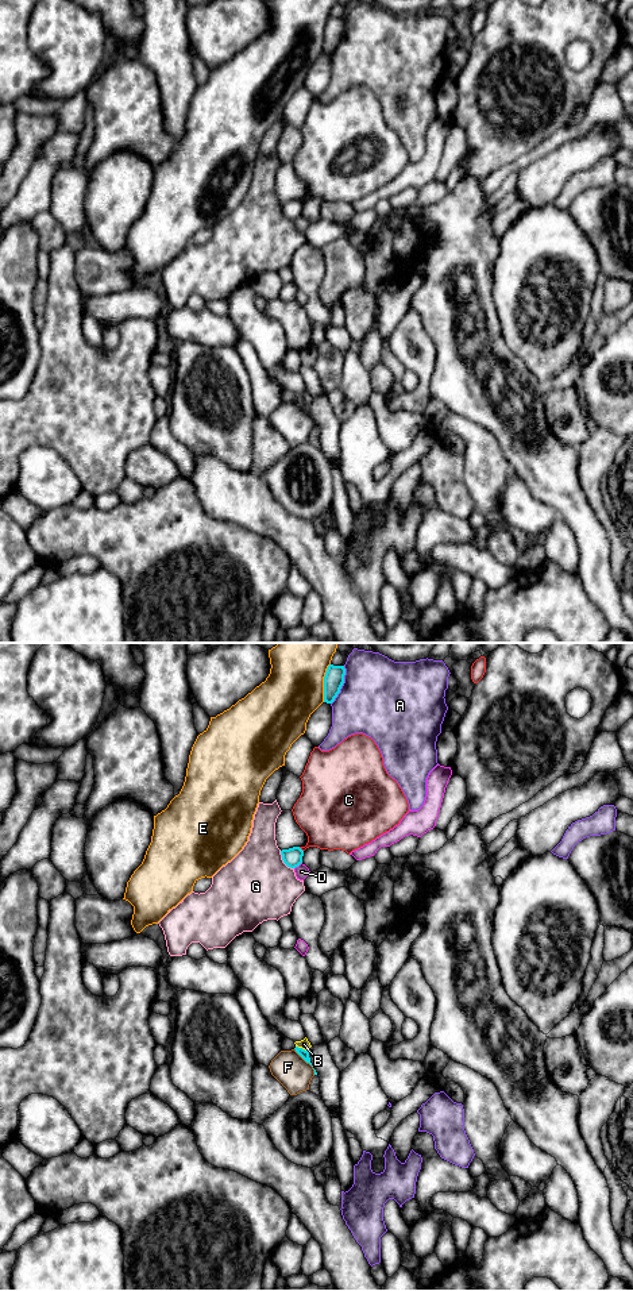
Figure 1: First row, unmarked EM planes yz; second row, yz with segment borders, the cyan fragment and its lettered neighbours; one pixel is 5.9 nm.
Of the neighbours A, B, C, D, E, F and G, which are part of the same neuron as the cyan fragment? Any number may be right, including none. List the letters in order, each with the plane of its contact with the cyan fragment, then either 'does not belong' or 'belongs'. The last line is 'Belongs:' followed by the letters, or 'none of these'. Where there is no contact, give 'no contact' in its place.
A: meets cyan in yz; does not belong
B: meets cyan in yz; does not belong
C: meets cyan in yz; does not belong
D: meets cyan in yz; does not belong
E: meets cyan in yz; does not belong
F: meets cyan in yz; does not belong
G: meets cyan in yz; does not belong
Belongs: none of these

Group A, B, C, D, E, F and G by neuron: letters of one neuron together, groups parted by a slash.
A / B D / C / E / F / G

